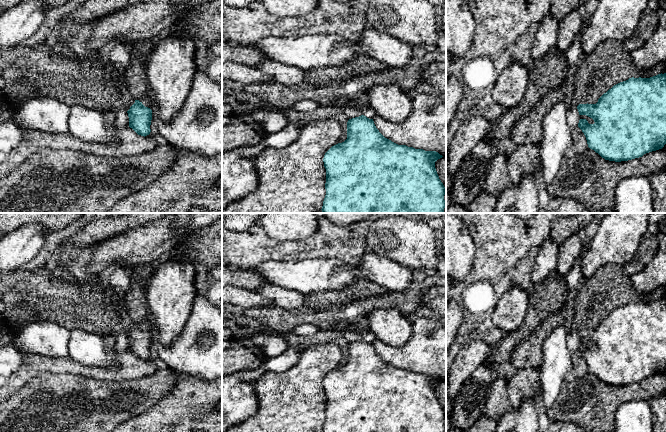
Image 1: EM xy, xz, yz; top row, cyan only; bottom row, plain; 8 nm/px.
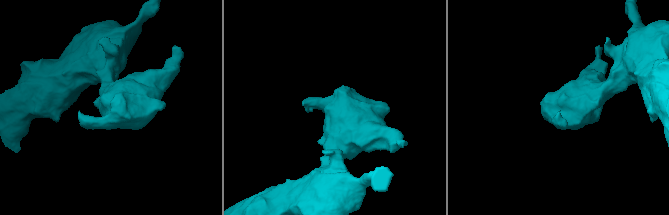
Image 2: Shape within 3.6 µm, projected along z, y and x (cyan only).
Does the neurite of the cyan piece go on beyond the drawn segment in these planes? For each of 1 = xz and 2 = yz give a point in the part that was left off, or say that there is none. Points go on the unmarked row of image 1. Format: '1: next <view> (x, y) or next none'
1: next none
2: next none

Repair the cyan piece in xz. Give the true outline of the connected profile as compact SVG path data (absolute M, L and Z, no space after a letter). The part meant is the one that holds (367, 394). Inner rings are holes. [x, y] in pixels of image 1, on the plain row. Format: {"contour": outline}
{"contour": "M364 339L349 343L347 363L332 370L324 379L326 419L322 432L445 432L446 412L439 403L435 386L442 382L436 375L398 369L385 362L373 343Z"}

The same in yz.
{"contour": "M666 297L650 302L629 302L614 309L596 328L579 328L577 333L579 339L586 339L594 344L594 348L589 348L586 343L580 343L578 351L584 357L588 371L605 384L628 385L662 373L666 368Z"}

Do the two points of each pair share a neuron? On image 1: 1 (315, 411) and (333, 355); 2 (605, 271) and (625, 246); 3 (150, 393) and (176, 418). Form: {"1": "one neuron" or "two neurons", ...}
{"1": "one neuron", "2": "two neurons", "3": "two neurons"}

